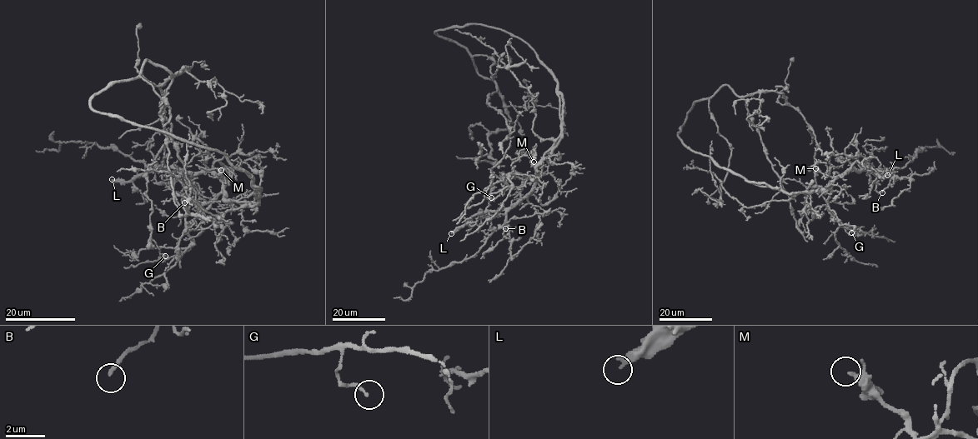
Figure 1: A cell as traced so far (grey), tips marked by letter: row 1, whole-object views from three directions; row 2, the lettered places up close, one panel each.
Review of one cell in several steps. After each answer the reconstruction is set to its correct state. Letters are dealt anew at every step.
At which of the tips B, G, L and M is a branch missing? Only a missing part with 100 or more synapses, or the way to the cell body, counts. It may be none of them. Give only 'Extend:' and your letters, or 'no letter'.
Extend: L

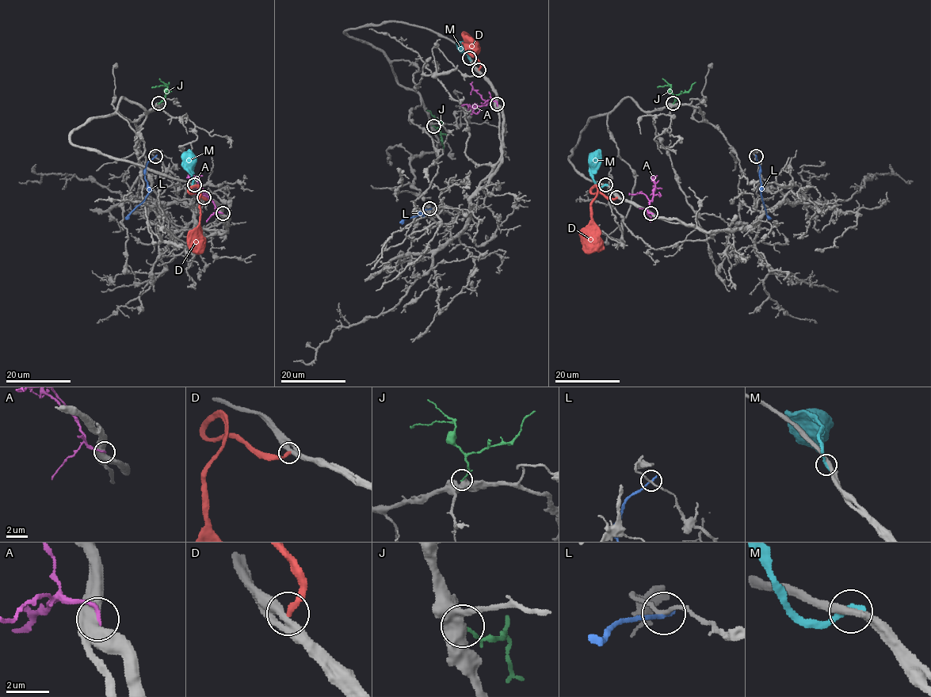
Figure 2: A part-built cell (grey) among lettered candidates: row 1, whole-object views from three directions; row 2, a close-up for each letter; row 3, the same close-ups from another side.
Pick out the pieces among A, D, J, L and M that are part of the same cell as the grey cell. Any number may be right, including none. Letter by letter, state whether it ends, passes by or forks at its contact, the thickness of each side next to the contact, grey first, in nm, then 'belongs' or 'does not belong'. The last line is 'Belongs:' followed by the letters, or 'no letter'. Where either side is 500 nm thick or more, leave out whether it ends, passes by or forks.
A: 600 nm thick on the grey side, 200 nm on the other; does not belong
D: it ends there; 440 nm thick on the grey side, 280 nm on the other; does not belong
J: 500 nm thick on the grey side, 160 nm on the other; does not belong
L: it ends there; 160 nm thick on the grey side, 240 nm on the other; does not belong
M: it ends there; 360 nm thick on the grey side, 360 nm on the other; does not belong
Belongs: no letter

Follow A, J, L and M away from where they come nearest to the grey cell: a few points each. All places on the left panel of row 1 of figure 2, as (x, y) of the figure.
A: (222, 213), (204, 195), (196, 179), (186, 177)
J: (158, 103), (164, 98), (167, 87), (160, 85), (152, 88)
L: (155, 156), (146, 167), (148, 196), (125, 219)
M: (194, 184), (192, 185), (188, 149)

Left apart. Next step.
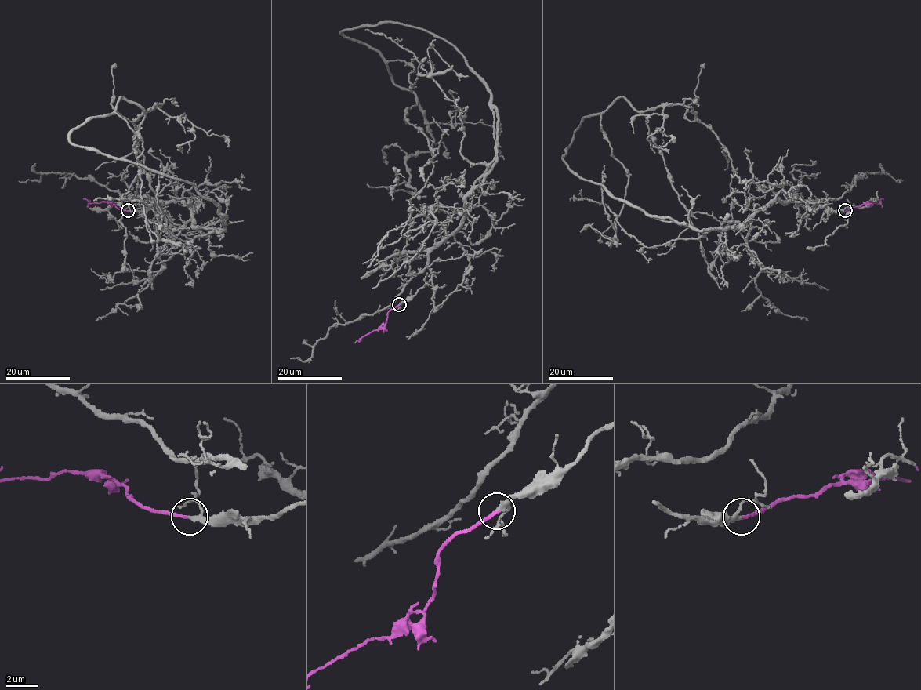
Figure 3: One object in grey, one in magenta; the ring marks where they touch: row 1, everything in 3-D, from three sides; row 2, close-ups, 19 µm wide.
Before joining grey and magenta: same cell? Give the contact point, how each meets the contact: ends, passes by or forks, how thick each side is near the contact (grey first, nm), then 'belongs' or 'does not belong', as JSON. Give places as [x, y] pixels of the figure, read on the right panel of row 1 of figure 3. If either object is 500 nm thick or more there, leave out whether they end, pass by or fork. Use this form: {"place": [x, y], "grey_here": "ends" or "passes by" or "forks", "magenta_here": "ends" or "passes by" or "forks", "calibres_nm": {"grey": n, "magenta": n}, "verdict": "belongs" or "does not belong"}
{"place": [845, 210], "grey_here": "passes by", "magenta_here": "ends", "calibres_nm": {"grey": 240, "magenta": 200}, "verdict": "belongs"}

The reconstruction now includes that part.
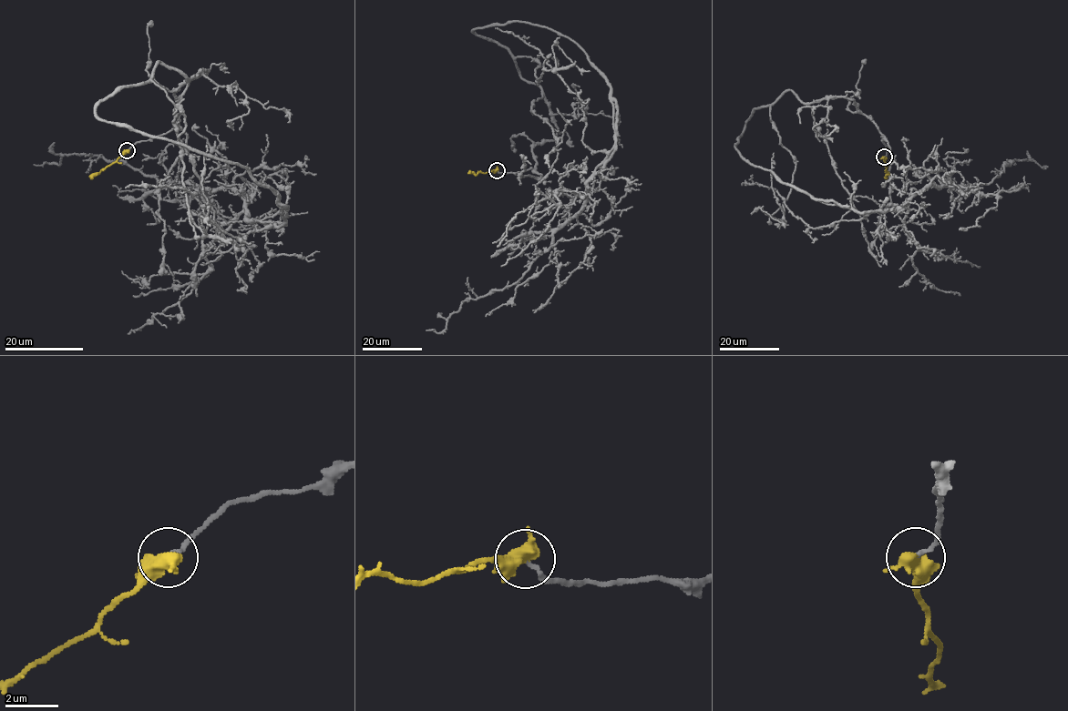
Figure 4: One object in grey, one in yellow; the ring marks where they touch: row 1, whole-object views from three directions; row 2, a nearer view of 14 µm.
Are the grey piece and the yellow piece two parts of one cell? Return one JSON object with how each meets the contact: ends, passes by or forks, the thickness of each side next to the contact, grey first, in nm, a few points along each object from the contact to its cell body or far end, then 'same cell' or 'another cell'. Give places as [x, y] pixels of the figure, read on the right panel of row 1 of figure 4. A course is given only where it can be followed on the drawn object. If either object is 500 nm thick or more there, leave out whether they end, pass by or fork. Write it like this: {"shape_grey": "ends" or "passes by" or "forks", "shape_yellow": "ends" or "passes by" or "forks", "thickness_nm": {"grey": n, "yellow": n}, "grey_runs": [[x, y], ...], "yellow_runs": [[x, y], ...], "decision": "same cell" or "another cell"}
{"shape_grey": "ends", "shape_yellow": "passes by", "thickness_nm": {"grey": 130, "yellow": 480}, "grey_runs": [[884, 157], [854, 100], [789, 90], [734, 145], [861, 213], [929, 186], [989, 184], [1013, 160], [1044, 167]], "yellow_runs": [[884, 157], [887, 177]], "decision": "same cell"}

